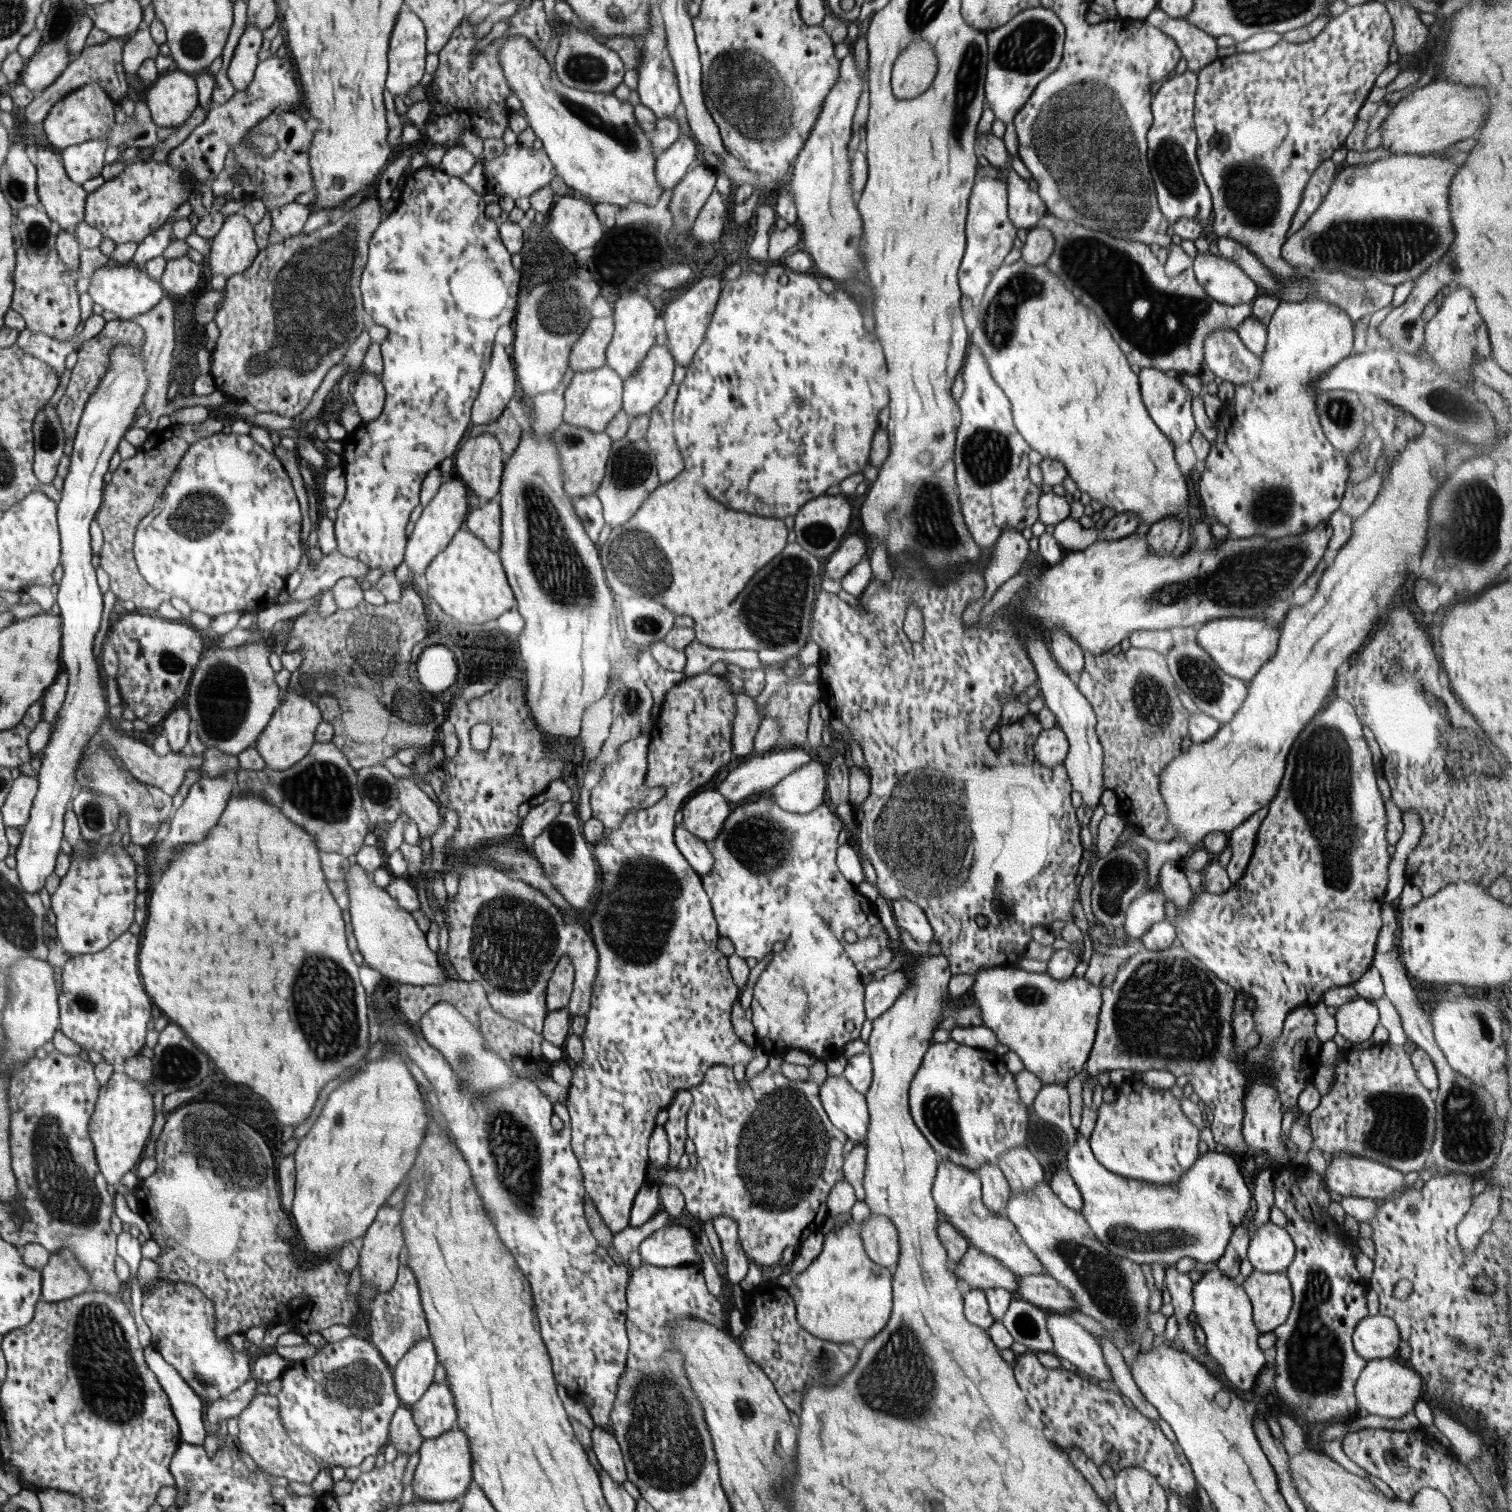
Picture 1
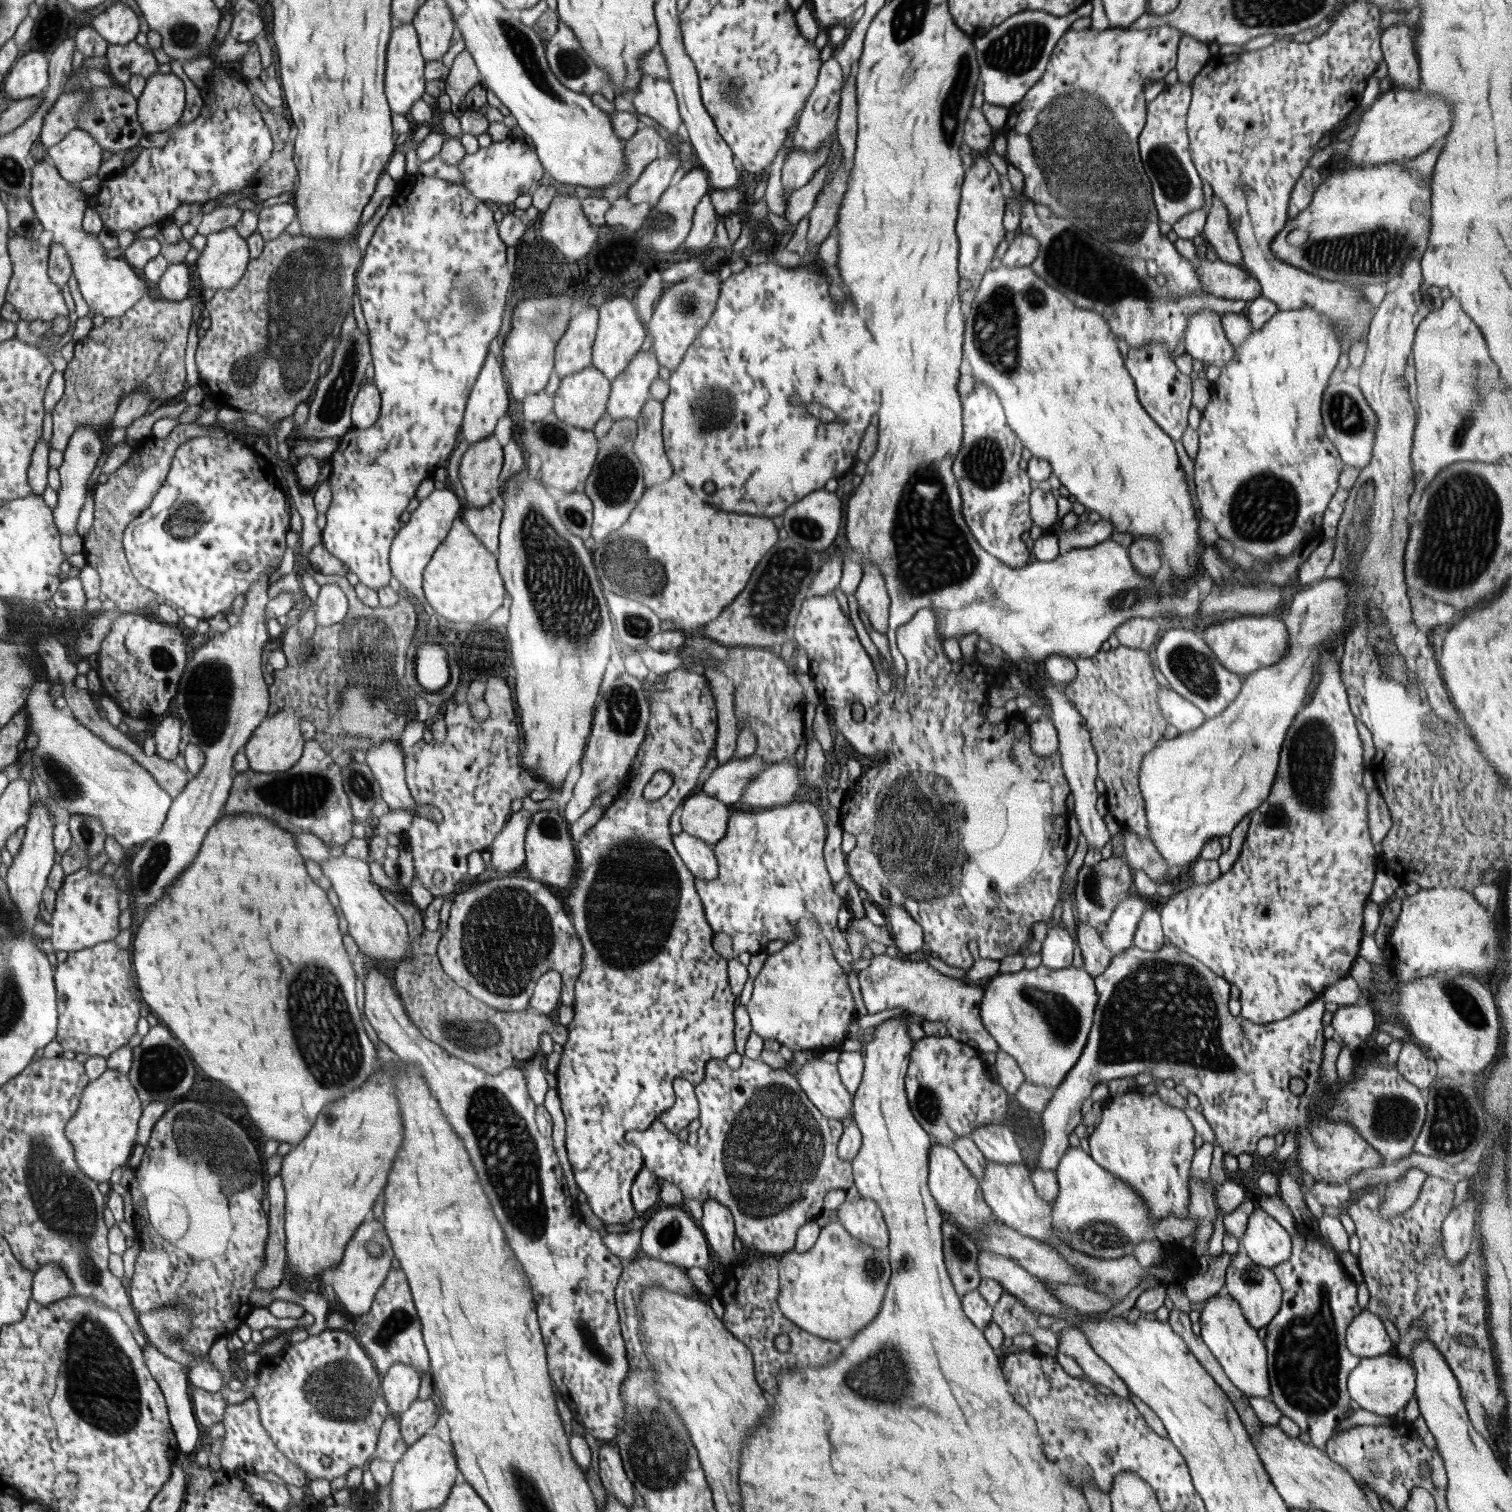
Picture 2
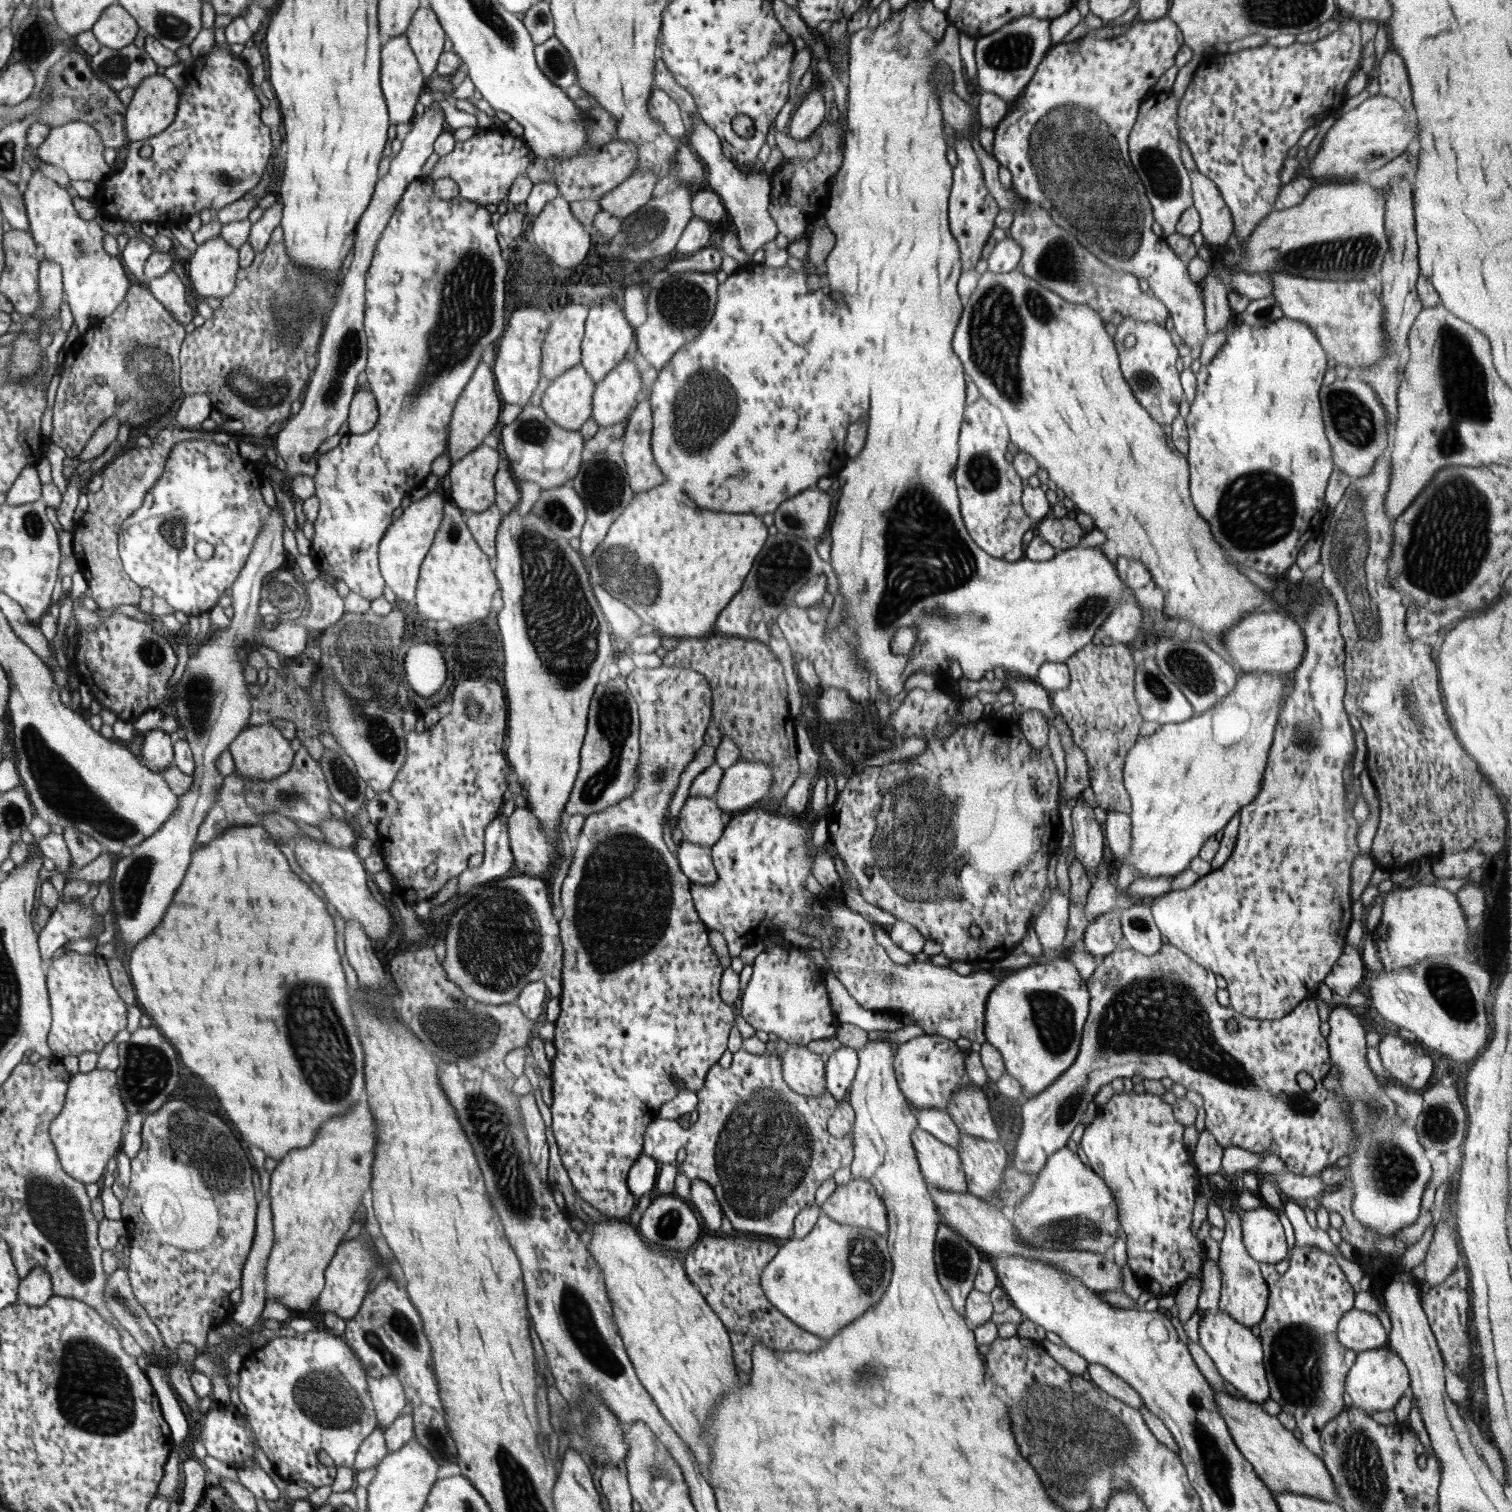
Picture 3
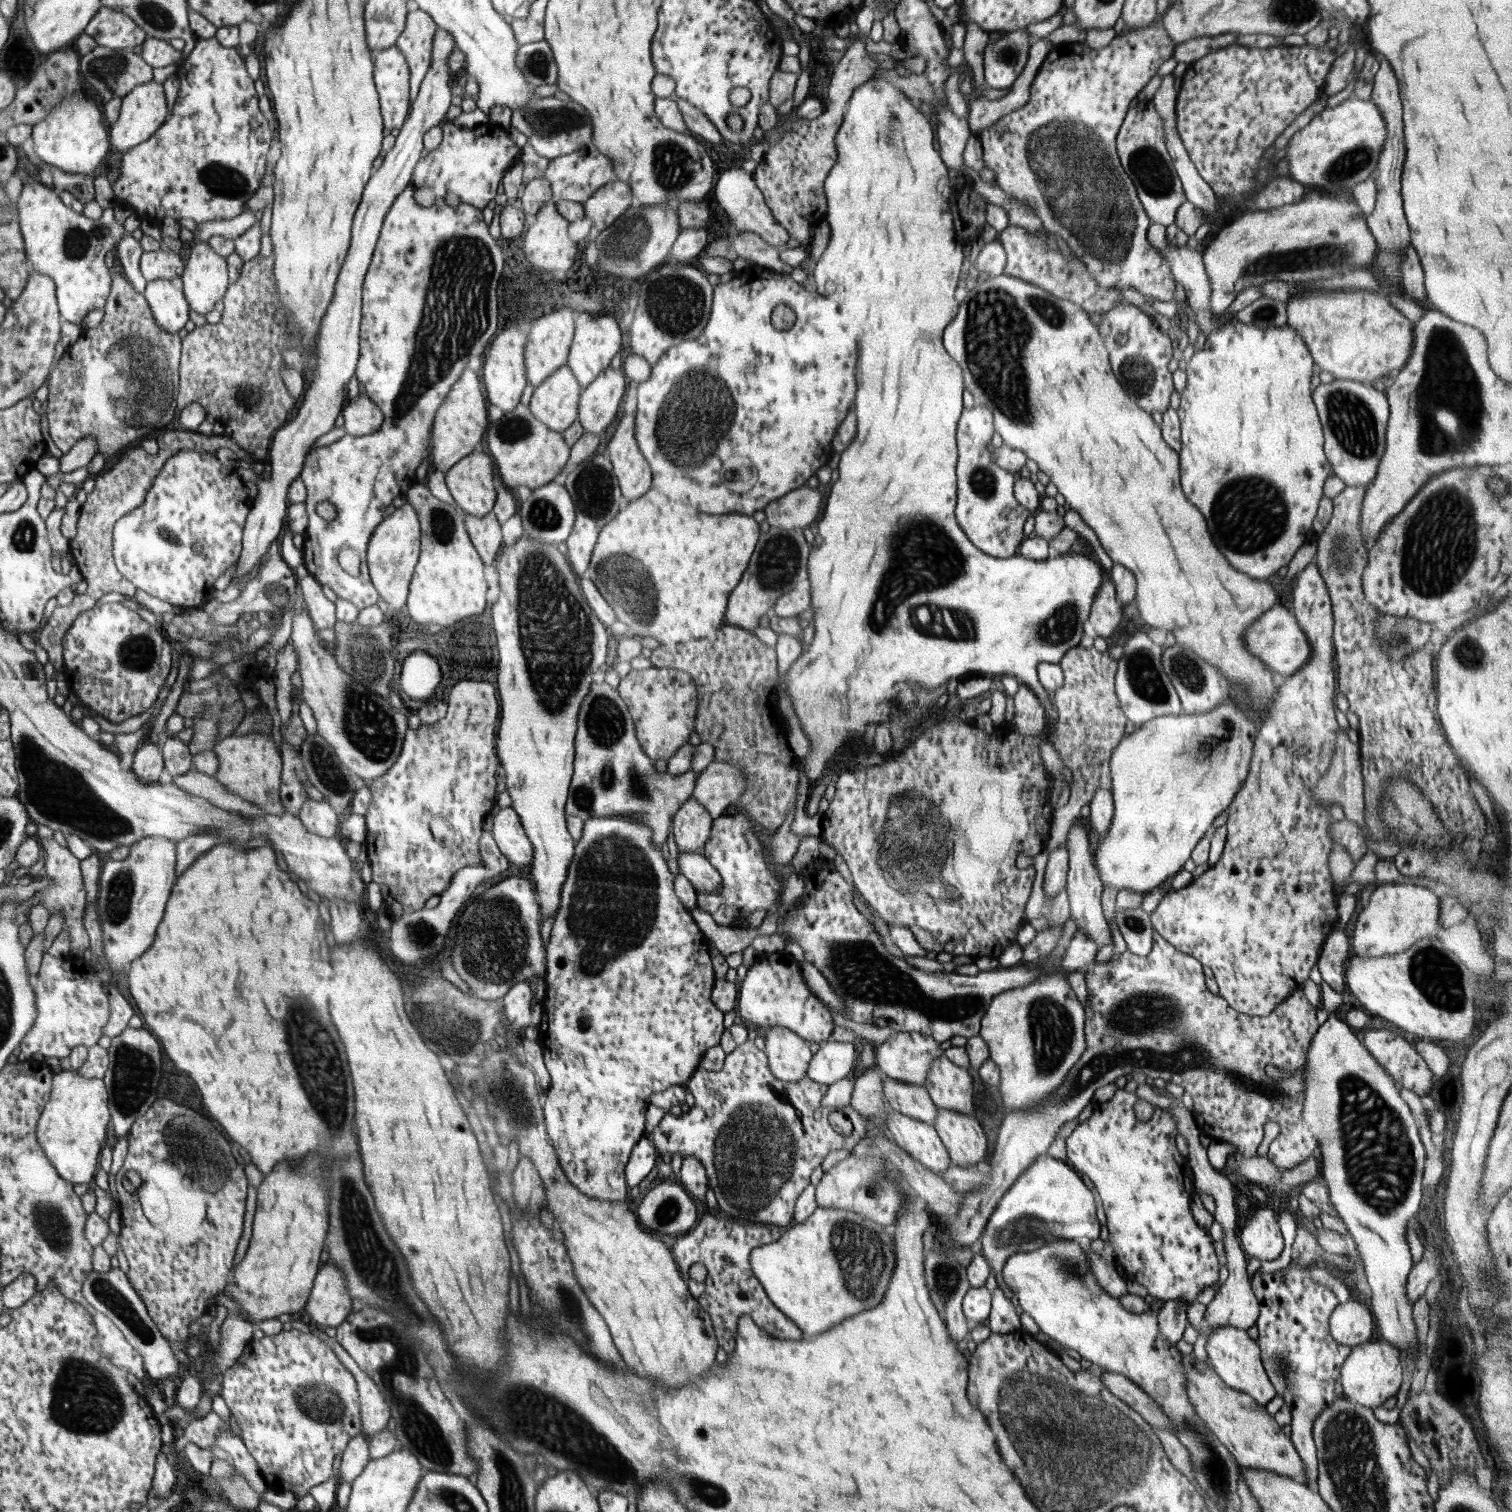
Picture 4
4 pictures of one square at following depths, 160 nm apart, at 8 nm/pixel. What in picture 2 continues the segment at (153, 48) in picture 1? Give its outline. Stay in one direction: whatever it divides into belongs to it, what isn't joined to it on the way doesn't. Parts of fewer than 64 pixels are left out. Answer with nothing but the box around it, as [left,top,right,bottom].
[108,40,159,83]

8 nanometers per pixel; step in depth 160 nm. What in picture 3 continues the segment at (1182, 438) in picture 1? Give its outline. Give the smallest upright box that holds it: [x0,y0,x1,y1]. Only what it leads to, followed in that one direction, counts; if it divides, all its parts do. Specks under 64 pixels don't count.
[1112,316,1184,424]

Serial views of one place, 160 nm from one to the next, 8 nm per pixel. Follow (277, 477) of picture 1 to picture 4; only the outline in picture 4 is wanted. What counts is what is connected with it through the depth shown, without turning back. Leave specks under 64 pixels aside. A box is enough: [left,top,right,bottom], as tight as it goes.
[115,451,251,609]

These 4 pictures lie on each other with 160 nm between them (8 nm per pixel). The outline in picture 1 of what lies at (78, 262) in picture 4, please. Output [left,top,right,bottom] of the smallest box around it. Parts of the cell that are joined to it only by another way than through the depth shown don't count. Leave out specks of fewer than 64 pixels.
[36,147,164,320]

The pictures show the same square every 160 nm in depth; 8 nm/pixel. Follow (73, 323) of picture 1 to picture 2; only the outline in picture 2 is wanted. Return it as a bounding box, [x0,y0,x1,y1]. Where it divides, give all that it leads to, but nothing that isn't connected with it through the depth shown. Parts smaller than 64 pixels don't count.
[5,236,69,324]

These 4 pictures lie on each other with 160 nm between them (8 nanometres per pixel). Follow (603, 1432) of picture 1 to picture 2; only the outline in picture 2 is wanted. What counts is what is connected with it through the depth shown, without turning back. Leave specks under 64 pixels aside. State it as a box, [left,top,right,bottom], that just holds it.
[599,1443,635,1507]

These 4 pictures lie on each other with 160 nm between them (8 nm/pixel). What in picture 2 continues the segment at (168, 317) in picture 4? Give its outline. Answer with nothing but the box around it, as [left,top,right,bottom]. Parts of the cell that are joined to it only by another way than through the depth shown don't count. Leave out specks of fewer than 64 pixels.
[157,262,190,302]

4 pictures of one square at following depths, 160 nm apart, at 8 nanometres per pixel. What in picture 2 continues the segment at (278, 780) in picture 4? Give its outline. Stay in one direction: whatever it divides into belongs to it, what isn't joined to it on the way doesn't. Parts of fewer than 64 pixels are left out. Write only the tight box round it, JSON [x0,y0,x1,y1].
[245,707,306,773]

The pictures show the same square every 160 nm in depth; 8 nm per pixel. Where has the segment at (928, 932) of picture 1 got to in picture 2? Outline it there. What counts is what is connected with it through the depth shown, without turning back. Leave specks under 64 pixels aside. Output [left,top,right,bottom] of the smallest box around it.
[886,904,925,954]

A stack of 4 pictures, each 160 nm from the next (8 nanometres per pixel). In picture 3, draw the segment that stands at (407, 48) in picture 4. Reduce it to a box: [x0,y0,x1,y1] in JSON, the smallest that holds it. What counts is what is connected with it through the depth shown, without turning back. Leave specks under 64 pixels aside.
[405,4,447,76]

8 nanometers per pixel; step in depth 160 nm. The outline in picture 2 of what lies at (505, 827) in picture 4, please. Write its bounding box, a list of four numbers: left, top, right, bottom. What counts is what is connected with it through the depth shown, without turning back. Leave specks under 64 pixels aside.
[524,810,576,890]

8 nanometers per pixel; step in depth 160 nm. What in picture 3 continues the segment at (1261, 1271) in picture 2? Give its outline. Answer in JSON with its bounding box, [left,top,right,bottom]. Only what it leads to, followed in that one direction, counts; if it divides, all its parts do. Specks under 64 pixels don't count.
[1191,1174,1268,1328]

